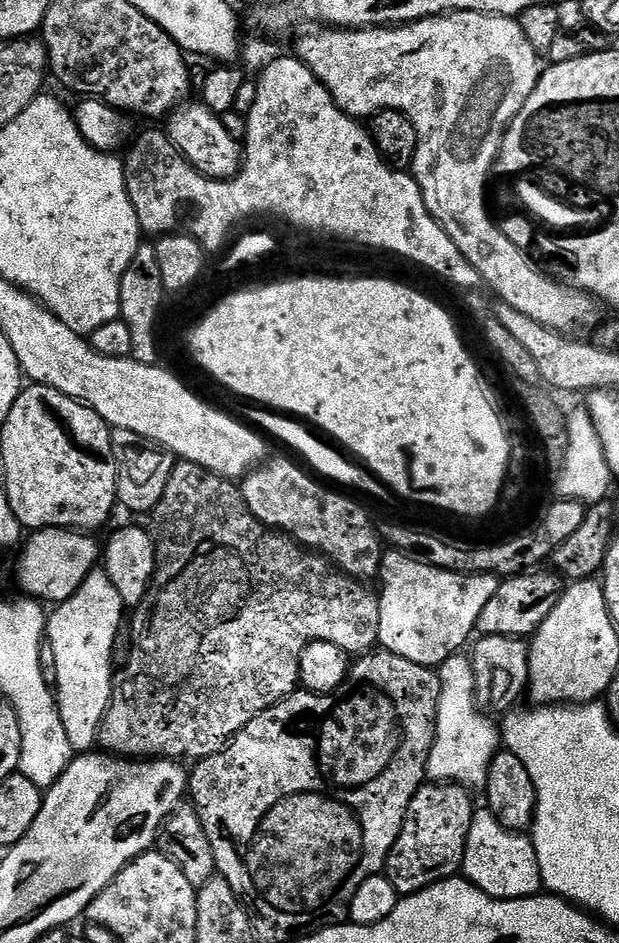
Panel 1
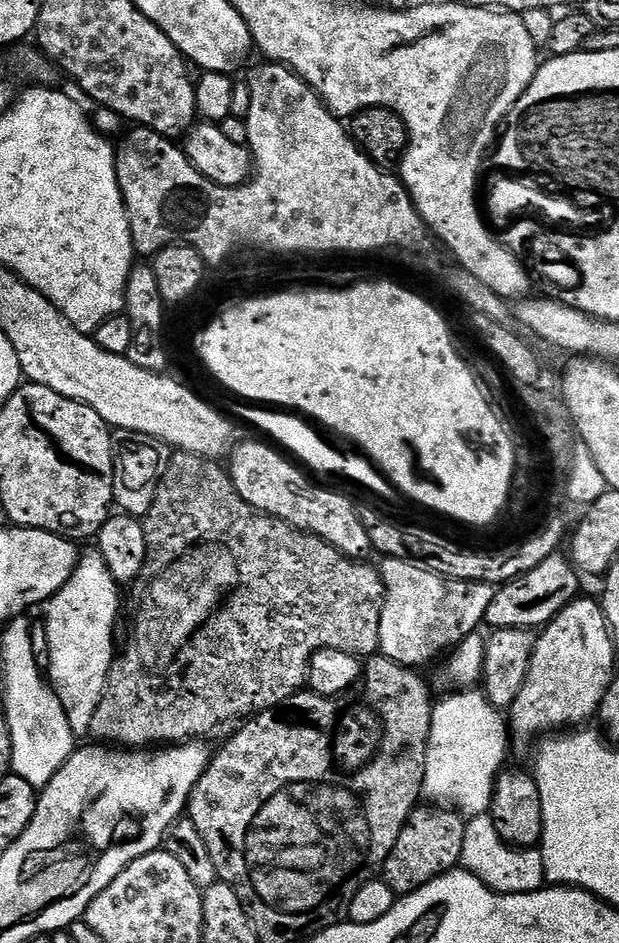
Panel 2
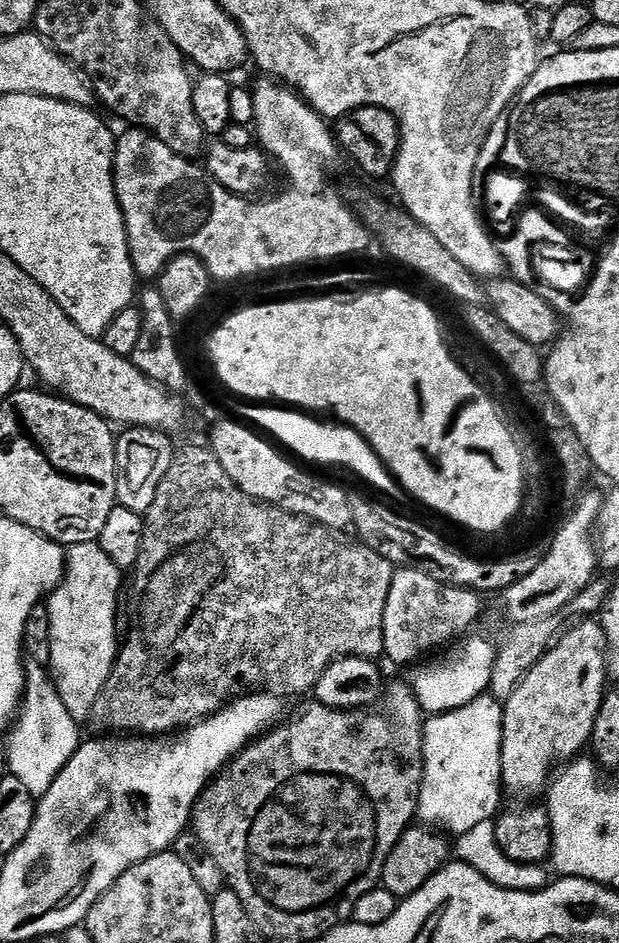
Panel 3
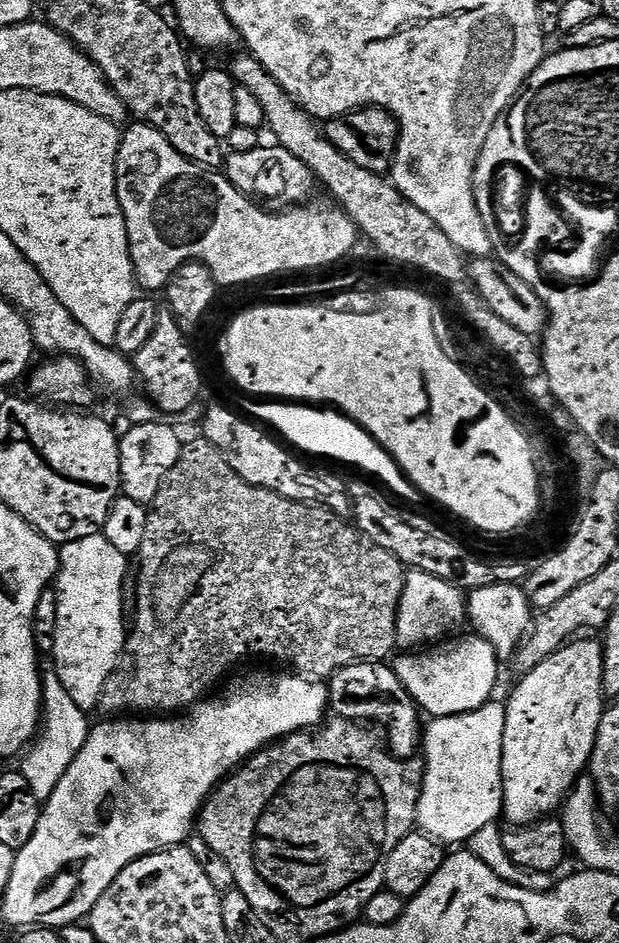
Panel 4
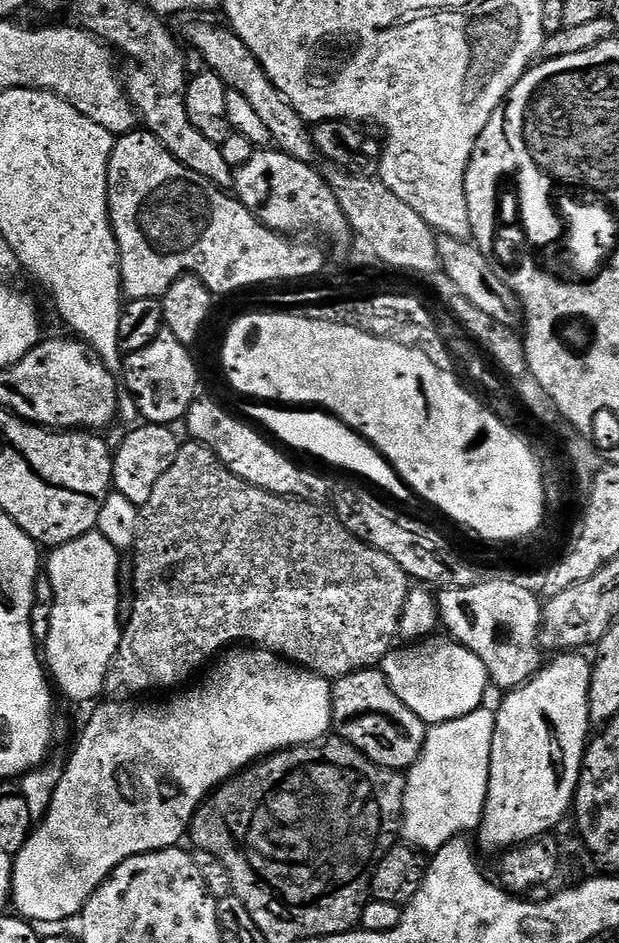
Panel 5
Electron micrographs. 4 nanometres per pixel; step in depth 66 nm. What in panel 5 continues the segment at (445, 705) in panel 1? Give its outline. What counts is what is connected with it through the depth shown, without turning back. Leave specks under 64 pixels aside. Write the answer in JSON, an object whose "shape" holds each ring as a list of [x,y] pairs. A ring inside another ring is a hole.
{"shape":[[[488,706],[475,708],[462,718],[454,718],[429,727],[422,754],[406,772],[402,836],[409,845],[425,853],[435,854],[439,848],[446,846],[446,842],[468,834],[464,832],[475,833],[479,829],[488,797],[490,750],[494,742],[495,729],[496,713],[491,707],[488,709]]]}

